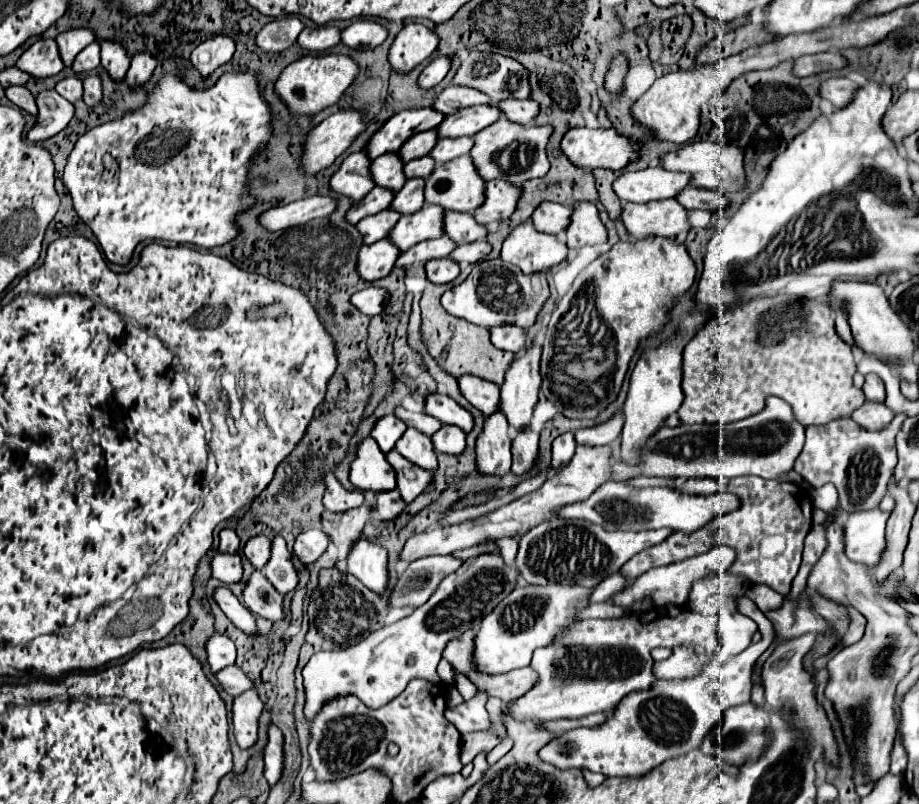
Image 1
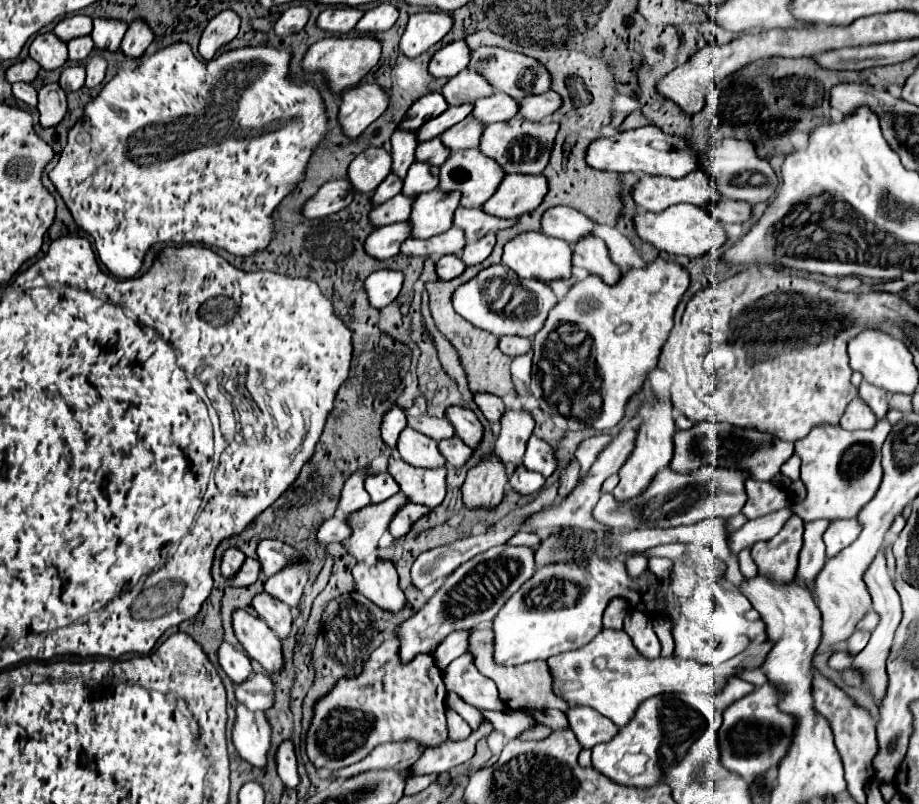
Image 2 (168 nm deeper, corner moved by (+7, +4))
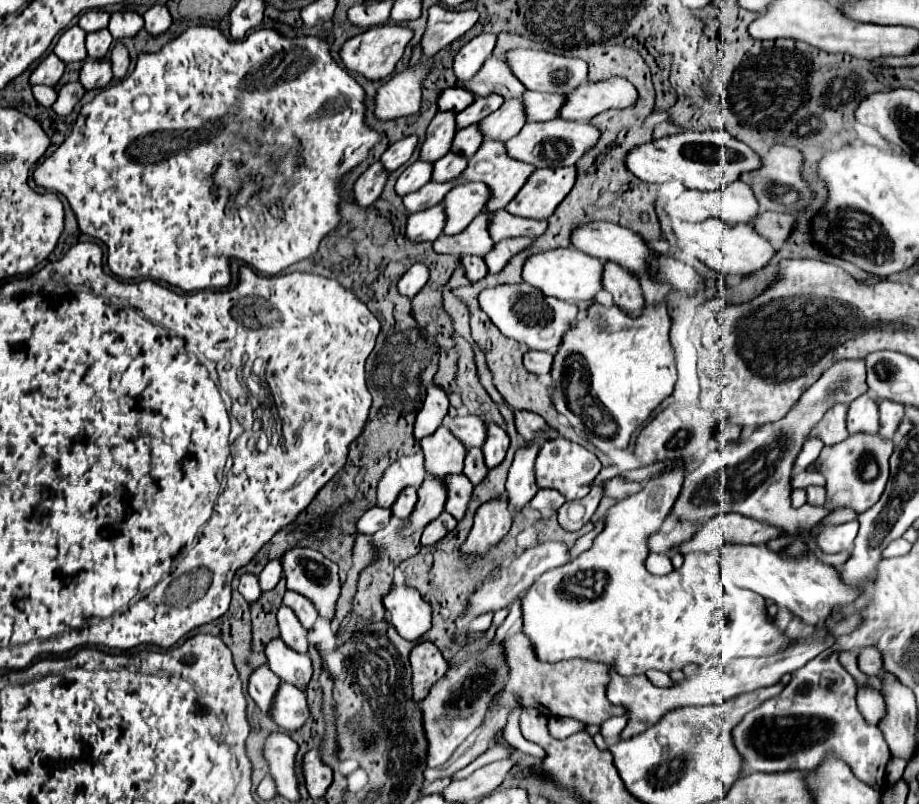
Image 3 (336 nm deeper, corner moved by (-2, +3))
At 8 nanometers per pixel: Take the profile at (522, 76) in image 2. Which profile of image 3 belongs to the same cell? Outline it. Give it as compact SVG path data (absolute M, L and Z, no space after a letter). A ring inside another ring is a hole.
M513 49L507 51L505 61L513 75L525 85L529 91L541 91L541 93L571 93L577 85L581 85L587 79L587 65L581 59L573 57L561 57L555 53L545 53L545 51L533 51L533 49Z

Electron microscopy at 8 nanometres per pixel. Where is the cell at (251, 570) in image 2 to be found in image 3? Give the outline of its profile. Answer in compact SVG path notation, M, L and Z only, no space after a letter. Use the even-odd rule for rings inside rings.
M277 559L269 561L269 563L263 567L261 575L259 575L259 583L261 583L263 591L269 591L269 589L273 589L273 587L279 583L281 575L283 575L283 573L281 573L281 563L279 563Z

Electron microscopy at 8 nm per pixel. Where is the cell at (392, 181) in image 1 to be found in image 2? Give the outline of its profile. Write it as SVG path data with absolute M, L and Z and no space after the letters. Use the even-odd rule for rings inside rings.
M396 130L392 136L392 172L396 172L400 178L406 176L408 168L416 160L416 132L408 130Z

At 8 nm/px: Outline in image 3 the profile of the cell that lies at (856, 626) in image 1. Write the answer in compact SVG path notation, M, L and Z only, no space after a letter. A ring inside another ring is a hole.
M877 647L861 649L857 655L857 663L865 675L877 675L877 677L883 675L883 661L881 661L881 653Z

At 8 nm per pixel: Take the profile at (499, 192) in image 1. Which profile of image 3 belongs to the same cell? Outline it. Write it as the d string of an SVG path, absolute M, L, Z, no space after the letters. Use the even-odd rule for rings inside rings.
M575 167L537 169L521 191L505 205L511 215L527 219L547 219L565 199L575 181Z

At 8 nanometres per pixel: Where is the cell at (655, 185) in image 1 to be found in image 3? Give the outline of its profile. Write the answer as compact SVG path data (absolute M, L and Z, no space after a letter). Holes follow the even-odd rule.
M733 181L727 187L717 189L717 191L689 191L687 189L681 197L675 199L675 205L671 205L671 203L665 205L665 213L671 219L683 219L683 221L691 221L691 223L705 221L709 217L719 217L723 223L733 225L733 223L749 223L759 213L759 205L747 183Z

